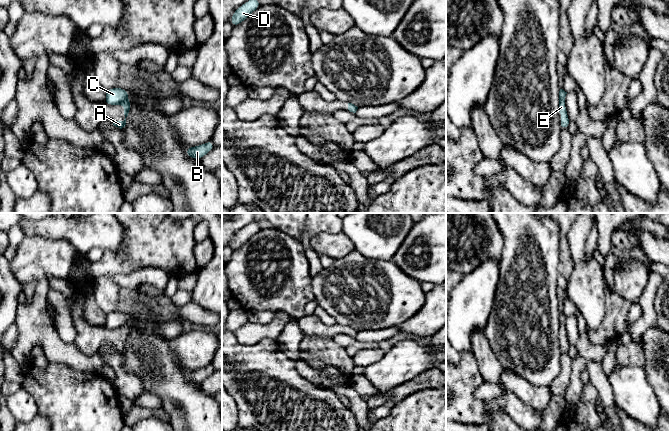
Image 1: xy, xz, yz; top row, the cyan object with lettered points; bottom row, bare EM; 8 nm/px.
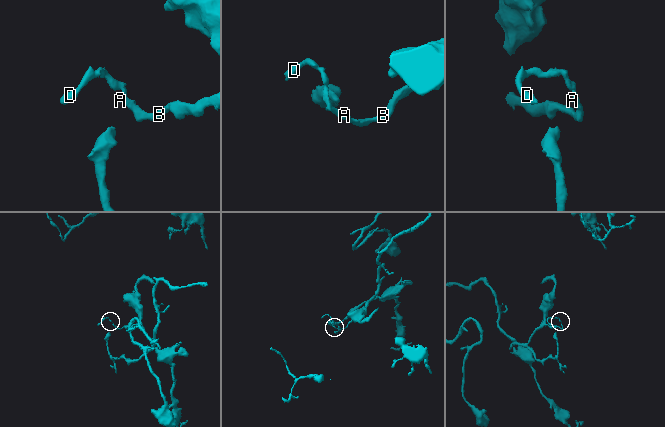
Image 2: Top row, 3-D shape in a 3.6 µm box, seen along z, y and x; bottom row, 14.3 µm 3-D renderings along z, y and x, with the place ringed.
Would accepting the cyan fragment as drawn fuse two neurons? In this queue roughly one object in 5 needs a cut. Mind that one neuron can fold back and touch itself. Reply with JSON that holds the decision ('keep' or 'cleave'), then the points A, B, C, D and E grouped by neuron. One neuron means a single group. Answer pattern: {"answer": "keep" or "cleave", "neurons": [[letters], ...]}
{"answer": "keep", "neurons": [["A", "B", "C", "D", "E"]]}

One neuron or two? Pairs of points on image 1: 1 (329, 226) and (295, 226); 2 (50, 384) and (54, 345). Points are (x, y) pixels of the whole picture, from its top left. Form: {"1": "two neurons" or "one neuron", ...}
{"1": "one neuron", "2": "two neurons"}

